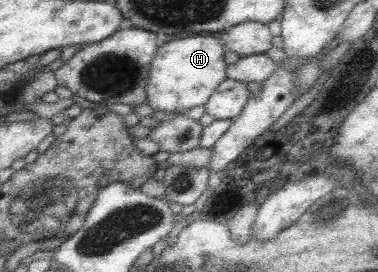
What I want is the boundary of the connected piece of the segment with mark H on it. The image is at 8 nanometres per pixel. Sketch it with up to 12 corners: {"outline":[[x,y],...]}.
{"outline":[[222,39],[157,46],[145,104],[165,113],[205,105],[226,78]]}

